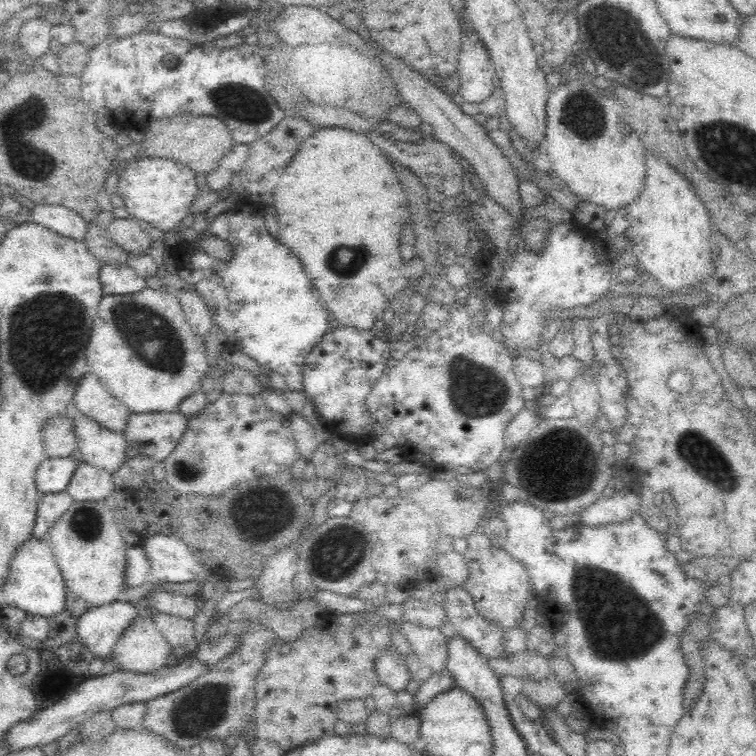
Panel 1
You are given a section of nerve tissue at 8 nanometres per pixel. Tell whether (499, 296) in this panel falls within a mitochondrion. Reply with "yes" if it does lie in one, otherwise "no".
no

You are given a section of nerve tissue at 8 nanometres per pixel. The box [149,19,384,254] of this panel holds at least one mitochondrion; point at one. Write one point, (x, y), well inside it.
(238, 103)

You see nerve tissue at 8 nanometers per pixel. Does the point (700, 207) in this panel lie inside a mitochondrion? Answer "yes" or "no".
no

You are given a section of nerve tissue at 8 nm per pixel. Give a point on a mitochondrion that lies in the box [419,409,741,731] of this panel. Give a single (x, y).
(609, 612)

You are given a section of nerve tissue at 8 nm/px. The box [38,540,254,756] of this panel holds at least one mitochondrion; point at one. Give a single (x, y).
(198, 707)

